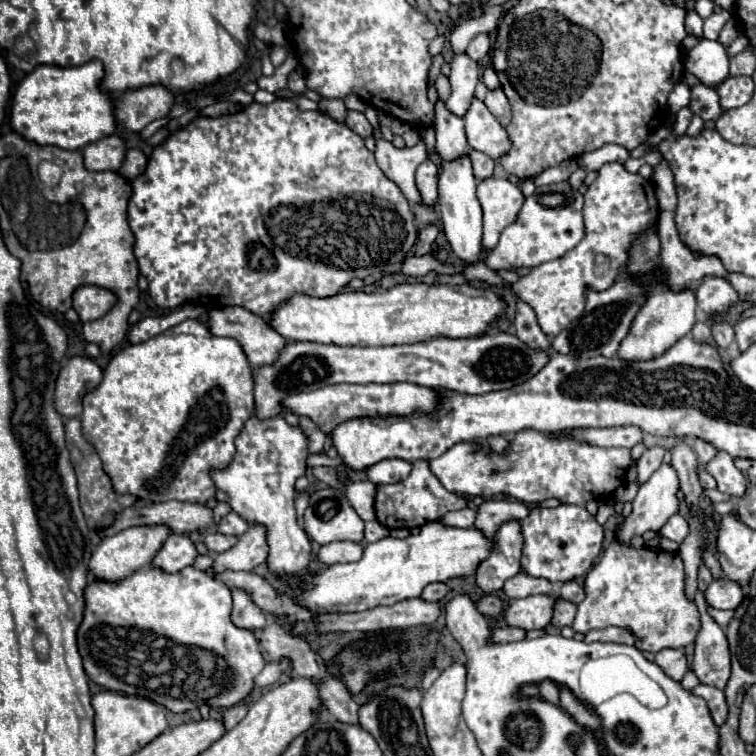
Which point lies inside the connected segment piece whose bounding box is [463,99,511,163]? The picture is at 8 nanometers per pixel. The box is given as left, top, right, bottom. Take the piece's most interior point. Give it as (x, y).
(484, 133)

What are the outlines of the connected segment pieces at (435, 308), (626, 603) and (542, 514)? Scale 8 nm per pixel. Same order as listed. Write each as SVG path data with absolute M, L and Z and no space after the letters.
M395 285L391 289L361 293L343 291L333 297L295 293L269 313L269 327L287 341L313 341L327 345L399 345L433 337L475 337L505 313L505 303L495 293L471 285Z
M617 541L609 545L603 559L587 573L585 579L585 601L577 605L577 615L573 621L573 629L577 633L589 633L593 629L605 629L605 627L623 627L629 629L635 639L637 647L641 651L661 651L667 647L679 649L695 641L695 635L699 631L699 611L695 603L687 601L685 597L685 573L683 573L683 561L677 553L665 553L661 549L651 551L647 547L633 549L625 547Z
M559 505L555 509L533 507L521 521L525 537L521 567L531 577L543 577L549 581L573 581L583 577L595 563L603 545L603 527L585 507Z

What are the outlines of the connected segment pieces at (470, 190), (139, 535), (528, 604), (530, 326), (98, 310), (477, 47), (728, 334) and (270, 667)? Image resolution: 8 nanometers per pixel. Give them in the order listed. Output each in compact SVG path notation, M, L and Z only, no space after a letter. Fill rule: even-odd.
M461 157L457 161L443 161L443 173L439 177L439 211L443 221L445 237L453 249L453 253L465 263L475 265L481 257L481 205L475 197L475 177L471 169L469 157Z
M153 525L153 527L129 527L119 531L113 537L105 537L99 547L93 551L89 559L89 573L93 579L101 579L107 583L119 583L131 573L139 571L141 567L147 567L157 553L157 549L163 545L165 537L169 537L169 529L165 525Z
M531 595L525 599L513 599L505 611L505 623L513 627L545 629L553 619L555 597L551 595Z
M515 295L515 337L521 339L529 349L551 353L551 343L539 329L535 311Z
M79 287L73 293L73 309L77 311L81 321L91 321L103 317L115 303L115 295L101 287Z
M477 35L469 47L467 47L467 55L473 59L473 61L481 61L491 49L491 39L487 35Z
M715 321L713 323L713 337L721 349L727 349L731 345L731 341L735 339L735 333L733 333L731 325L727 325L723 321Z
M281 659L281 661L269 661L265 665L265 669L255 677L255 687L269 687L273 685L281 673L285 673L289 669L289 659Z

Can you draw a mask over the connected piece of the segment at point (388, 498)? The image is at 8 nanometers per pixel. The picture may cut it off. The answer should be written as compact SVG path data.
M415 461L413 471L405 481L399 481L393 485L379 485L377 495L375 495L377 519L387 529L395 529L395 527L415 529L415 527L421 527L429 521L439 521L445 513L457 511L463 507L467 507L467 501L461 495L447 491L439 483L439 479L429 471L427 461Z

